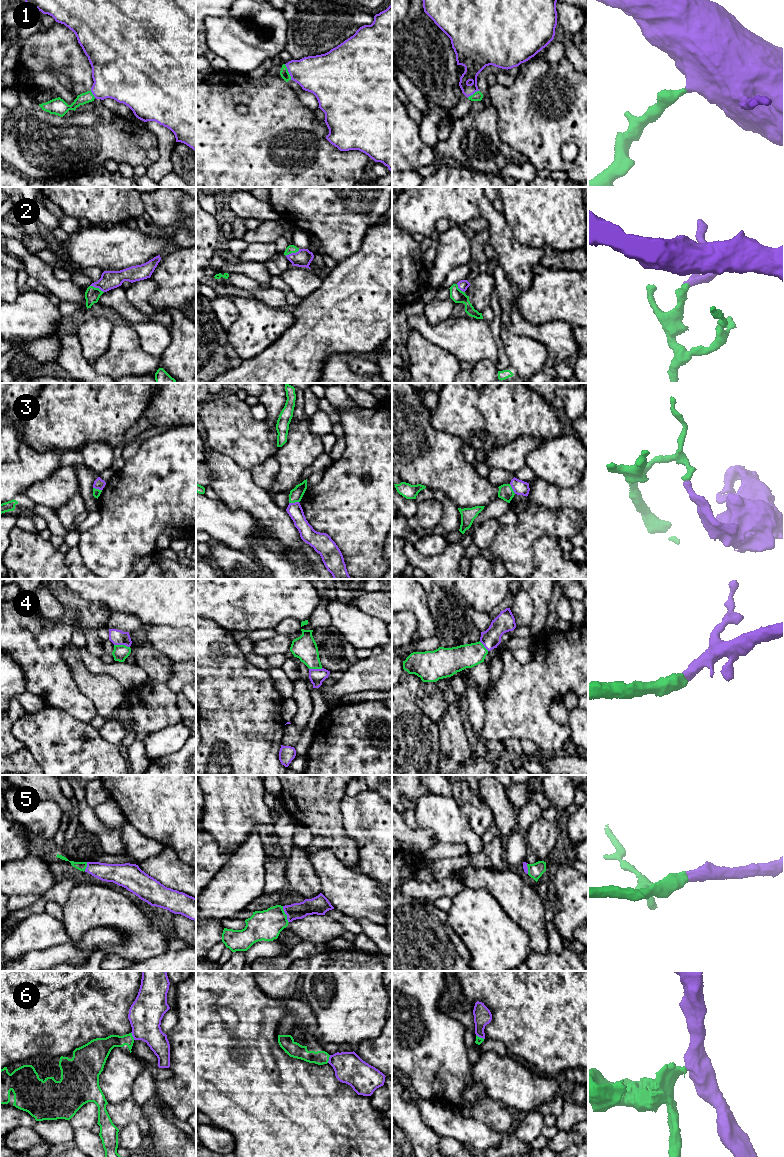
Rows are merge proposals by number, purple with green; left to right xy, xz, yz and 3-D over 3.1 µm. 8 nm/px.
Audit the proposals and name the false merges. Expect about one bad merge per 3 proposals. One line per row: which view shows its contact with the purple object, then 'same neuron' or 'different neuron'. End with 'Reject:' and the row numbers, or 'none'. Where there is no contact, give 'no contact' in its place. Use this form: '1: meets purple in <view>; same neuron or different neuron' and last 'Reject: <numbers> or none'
1: meets purple in xz; same neuron
2: meets purple in xz; same neuron
3: meets purple in xz; different neuron
4: meets purple in xy; same neuron
5: meets purple in xz; same neuron
6: meets purple in xz; different neuron
Reject: 3, 6

